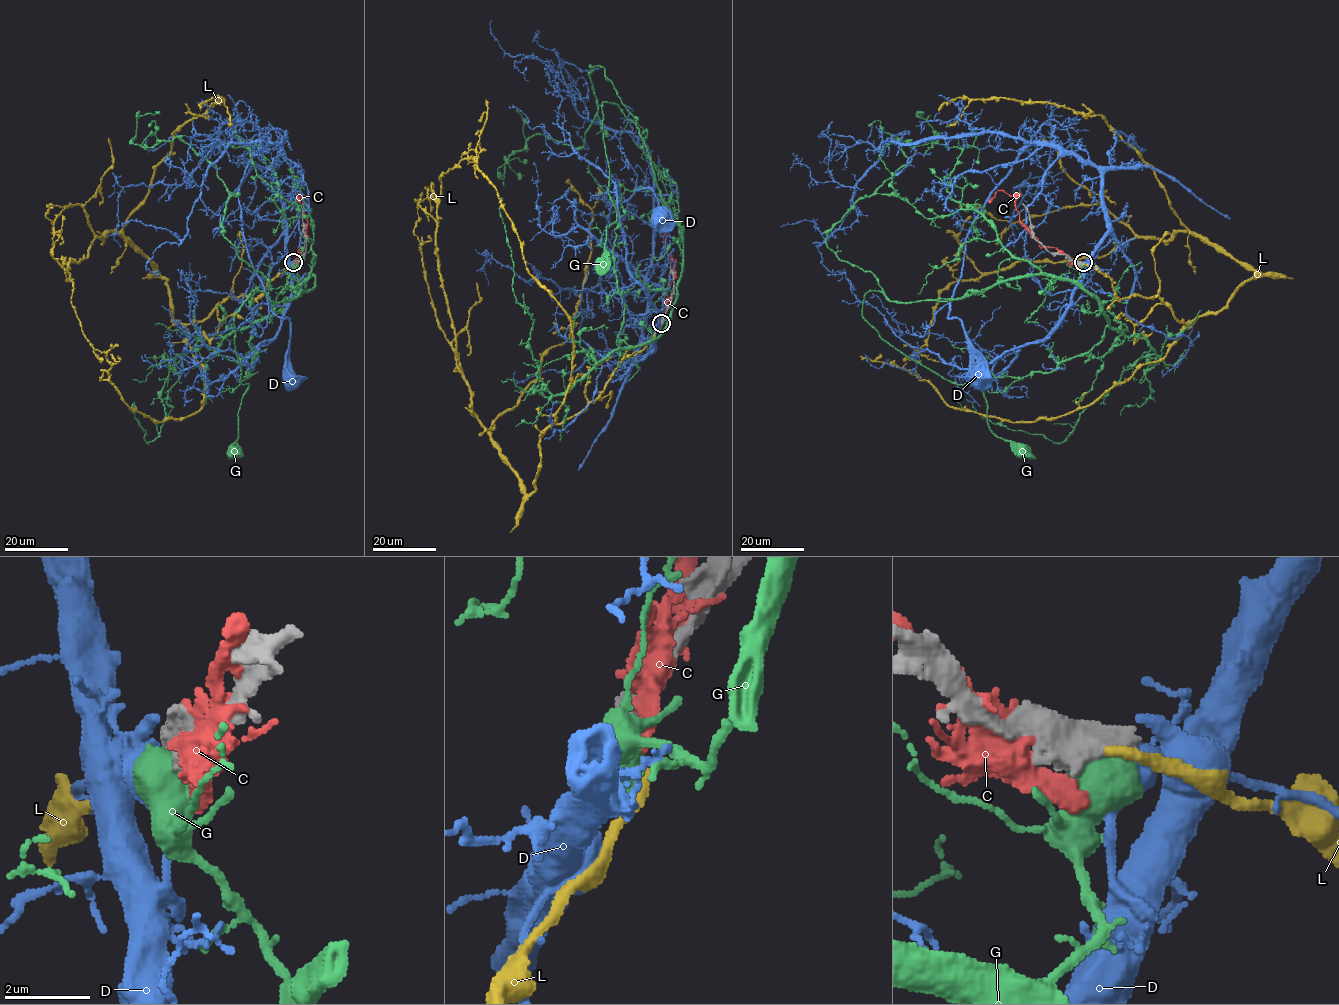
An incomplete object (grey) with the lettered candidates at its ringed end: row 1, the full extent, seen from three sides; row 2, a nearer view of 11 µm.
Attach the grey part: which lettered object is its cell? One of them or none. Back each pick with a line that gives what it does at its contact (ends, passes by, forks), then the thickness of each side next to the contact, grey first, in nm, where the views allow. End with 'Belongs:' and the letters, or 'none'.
Belongs: none

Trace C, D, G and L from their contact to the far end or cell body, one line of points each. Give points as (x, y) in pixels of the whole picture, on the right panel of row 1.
C: (1078, 265), (1055, 248), (1039, 244), (1020, 221), (1013, 196), (997, 191), (988, 202)
D: (1082, 263), (1107, 230), (1100, 171), (1054, 147), (1031, 145), (966, 239), (948, 316), (983, 357), (982, 380)
G: (1080, 263), (1077, 280), (1009, 278), (958, 298), (864, 296), (884, 340), (978, 385), (989, 428), (1024, 452)
L: (1081, 263), (1183, 324), (1254, 276), (1187, 232), (1018, 260), (941, 292), (918, 350), (939, 362)

